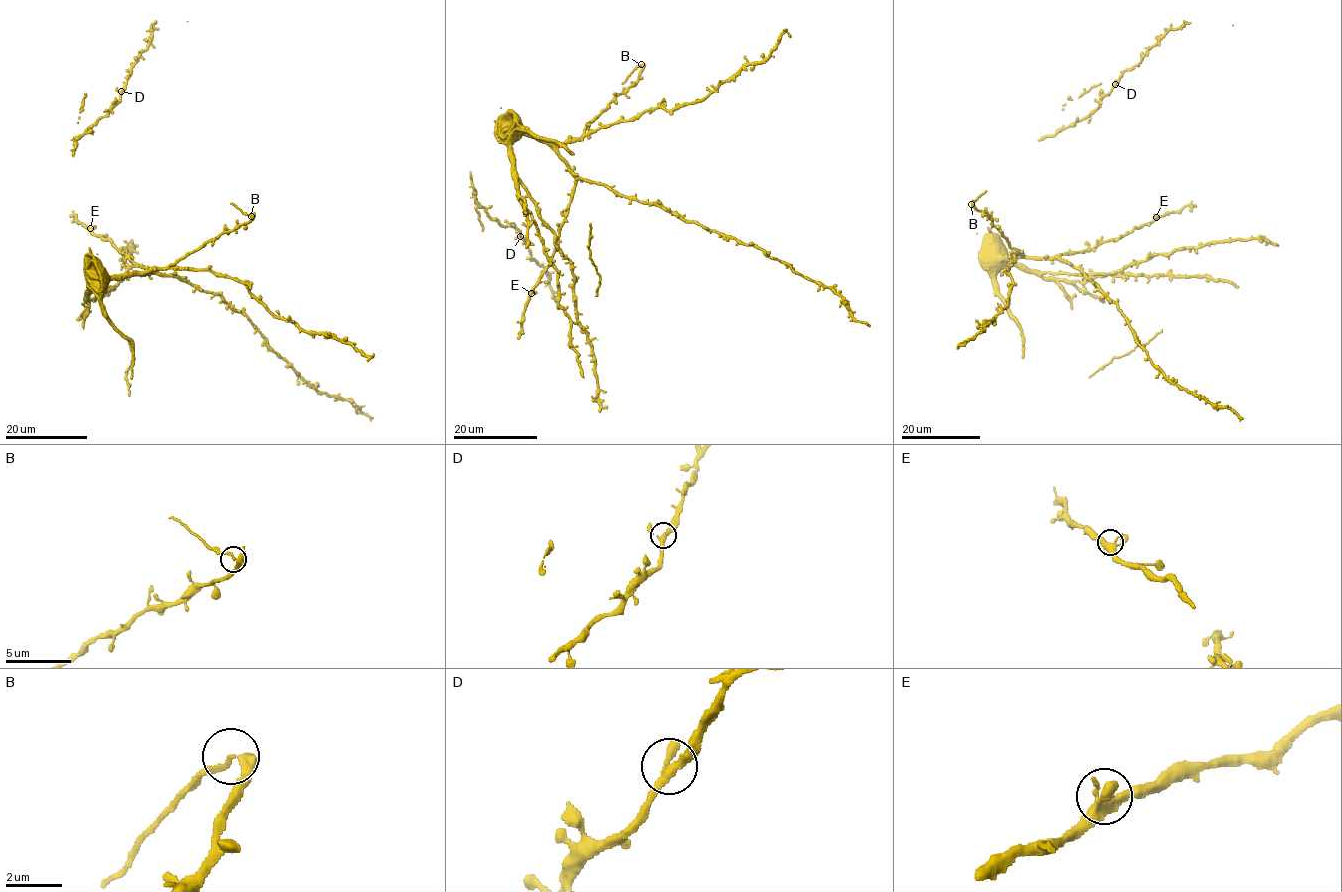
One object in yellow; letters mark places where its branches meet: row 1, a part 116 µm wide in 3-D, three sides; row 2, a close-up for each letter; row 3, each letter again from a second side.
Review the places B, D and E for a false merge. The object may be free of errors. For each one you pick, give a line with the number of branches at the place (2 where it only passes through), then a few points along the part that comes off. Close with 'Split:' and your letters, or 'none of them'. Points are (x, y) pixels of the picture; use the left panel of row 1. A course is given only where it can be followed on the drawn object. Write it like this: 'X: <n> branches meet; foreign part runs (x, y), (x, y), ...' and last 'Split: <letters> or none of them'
B: 3 branches meet; foreign part runs (250, 216), (230, 203)
Split: B

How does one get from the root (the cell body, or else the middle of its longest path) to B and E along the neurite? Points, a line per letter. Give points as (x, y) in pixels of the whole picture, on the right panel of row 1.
B: (1003, 256), (1015, 257), (1023, 253), (1012, 249), (985, 212), (977, 210), (971, 204)
E: (1003, 256), (1056, 257), (1078, 253), (1117, 240), (1134, 228), (1150, 224), (1156, 217)

